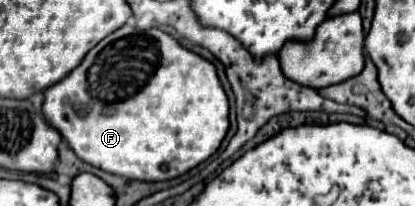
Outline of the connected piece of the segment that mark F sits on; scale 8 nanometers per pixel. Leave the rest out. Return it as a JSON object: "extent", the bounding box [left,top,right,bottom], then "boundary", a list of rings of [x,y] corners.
{"extent":[42,24,228,182],"boundary":[[[124,24],[100,40],[64,80],[44,92],[42,112],[76,152],[76,156],[104,172],[126,180],[158,182],[186,174],[212,156],[228,132],[228,98],[212,62],[182,48],[158,28],[140,30]]]}

